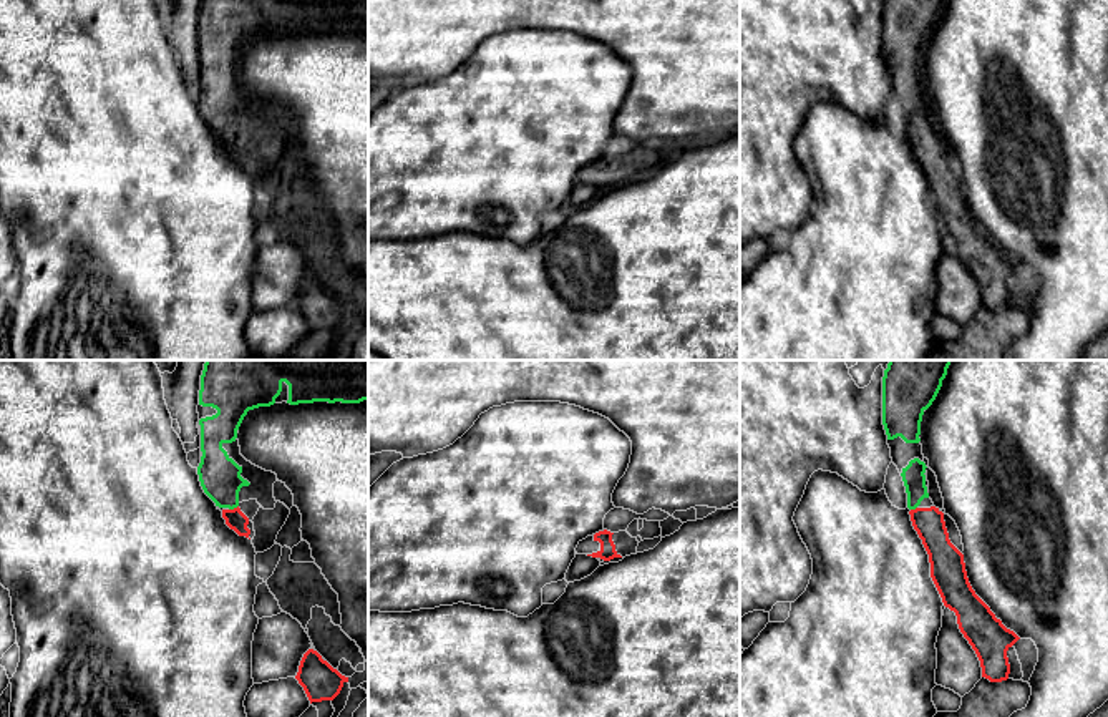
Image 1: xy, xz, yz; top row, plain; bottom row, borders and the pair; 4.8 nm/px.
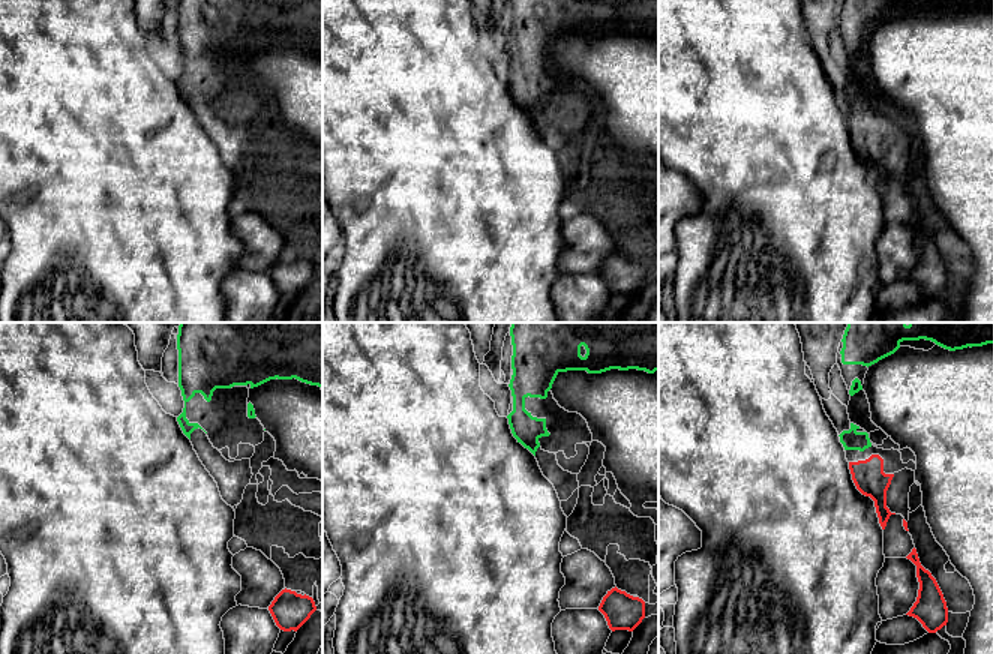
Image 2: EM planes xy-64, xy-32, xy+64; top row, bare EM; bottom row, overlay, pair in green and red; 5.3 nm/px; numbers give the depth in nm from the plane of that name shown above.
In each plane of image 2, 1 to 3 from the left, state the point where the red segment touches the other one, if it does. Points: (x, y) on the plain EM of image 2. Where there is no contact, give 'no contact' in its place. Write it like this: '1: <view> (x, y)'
1: no contact
2: no contact
3: no contact

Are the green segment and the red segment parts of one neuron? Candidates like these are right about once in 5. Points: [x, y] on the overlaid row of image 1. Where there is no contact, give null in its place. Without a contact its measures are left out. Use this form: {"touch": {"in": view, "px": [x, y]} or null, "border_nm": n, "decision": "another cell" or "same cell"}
{"touch": {"in": "xy", "px": [233, 508]}, "border_nm": 50, "decision": "same cell"}

